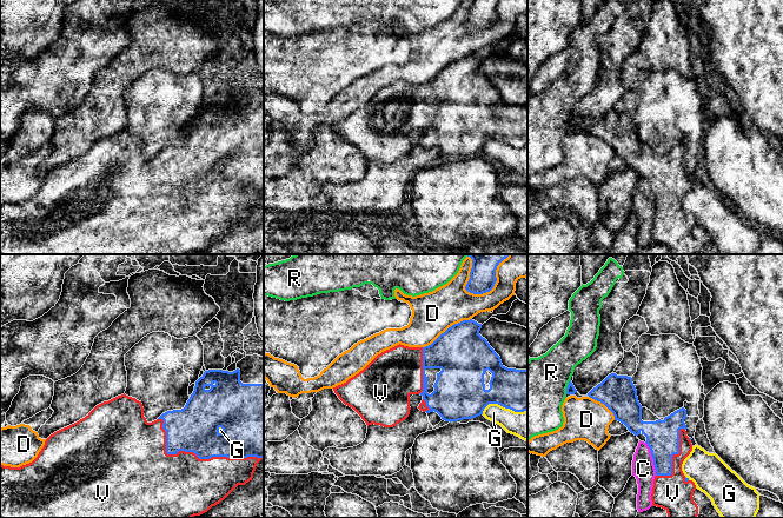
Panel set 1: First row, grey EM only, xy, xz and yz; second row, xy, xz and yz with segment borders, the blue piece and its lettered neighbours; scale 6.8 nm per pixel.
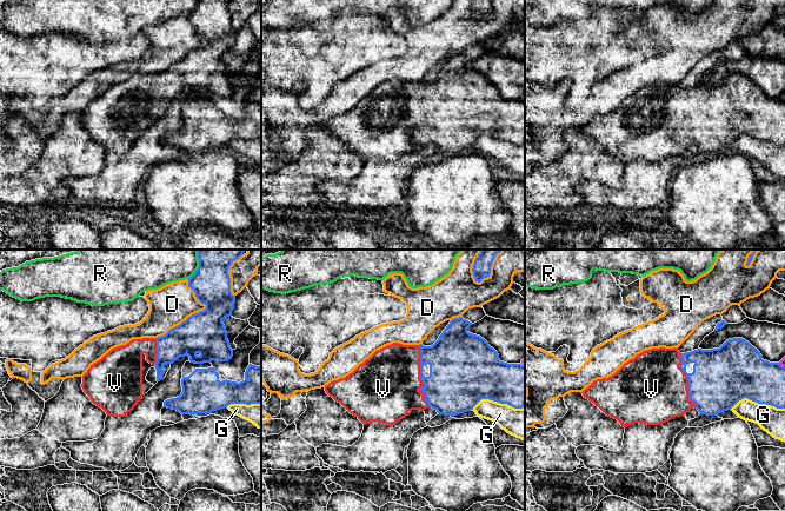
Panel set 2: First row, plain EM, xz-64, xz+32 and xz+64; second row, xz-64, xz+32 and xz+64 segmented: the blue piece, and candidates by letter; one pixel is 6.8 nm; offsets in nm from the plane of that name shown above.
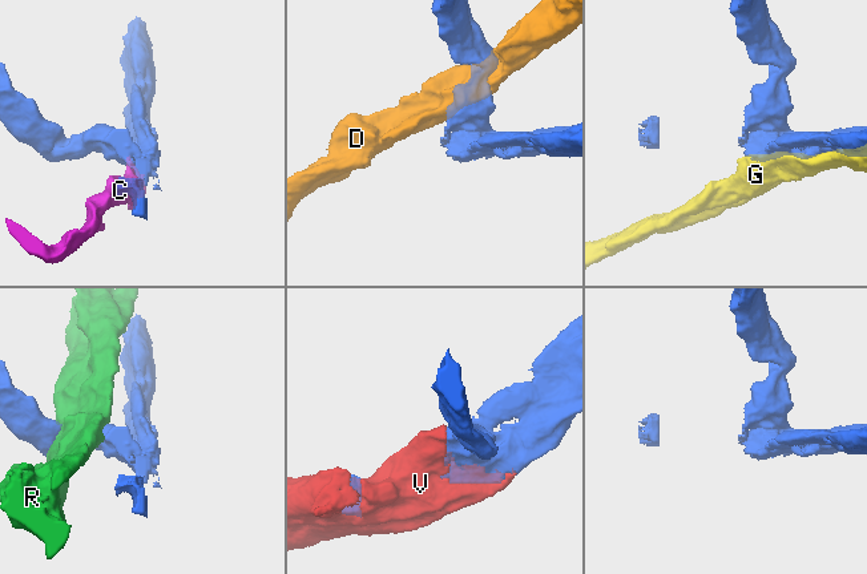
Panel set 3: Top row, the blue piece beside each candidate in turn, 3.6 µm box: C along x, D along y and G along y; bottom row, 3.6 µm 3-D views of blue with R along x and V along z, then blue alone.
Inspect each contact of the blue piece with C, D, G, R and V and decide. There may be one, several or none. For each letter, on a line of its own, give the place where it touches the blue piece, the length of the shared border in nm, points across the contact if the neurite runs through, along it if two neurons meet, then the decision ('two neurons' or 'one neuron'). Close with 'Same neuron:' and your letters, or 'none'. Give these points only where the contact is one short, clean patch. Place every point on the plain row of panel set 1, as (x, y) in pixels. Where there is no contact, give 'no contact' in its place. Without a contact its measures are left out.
C: yz (652, 194) | 240 nm | two neurons
D: xz (490, 26) | 300 nm | two neurons
G: xz (503, 143) | 320 nm | two neurons
R: yz (568, 123) | 110 nm | two neurons
V: xy (196, 190) | 750 nm | one neuron
Same neuron: V

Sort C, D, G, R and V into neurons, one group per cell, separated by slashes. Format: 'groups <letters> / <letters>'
groups C / D / G / R / V

